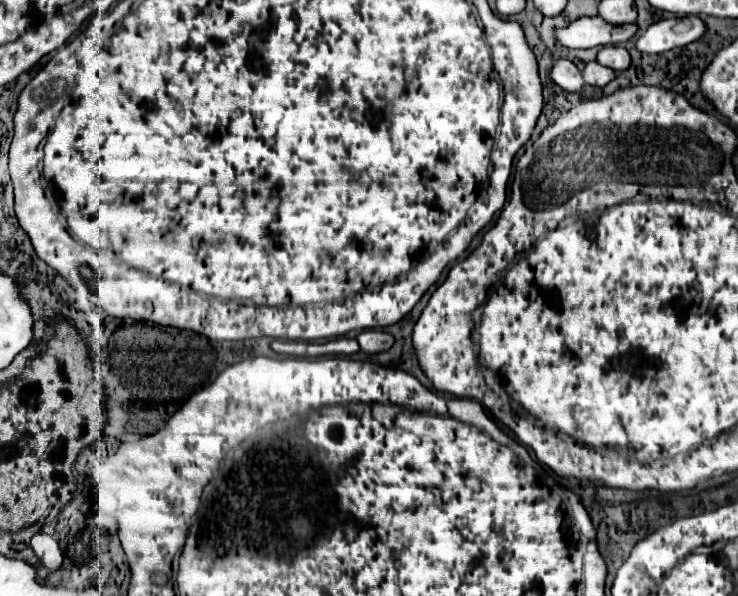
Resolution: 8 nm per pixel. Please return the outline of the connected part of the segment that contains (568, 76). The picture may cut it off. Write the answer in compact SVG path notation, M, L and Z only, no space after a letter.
M564 58L554 60L552 70L550 70L550 78L554 80L554 84L558 84L562 90L568 90L568 92L580 90L584 86L578 66L570 60L564 60Z

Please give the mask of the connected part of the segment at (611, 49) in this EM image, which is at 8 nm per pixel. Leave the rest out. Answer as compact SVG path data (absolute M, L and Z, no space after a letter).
M604 46L604 48L598 52L596 60L598 60L602 66L608 66L608 68L612 68L612 70L616 70L616 72L626 70L626 68L630 66L630 54L628 54L628 50L622 48L622 46Z

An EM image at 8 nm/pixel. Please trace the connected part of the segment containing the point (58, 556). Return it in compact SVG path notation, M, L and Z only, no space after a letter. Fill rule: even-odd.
M34 534L30 542L36 558L42 562L42 566L50 572L58 570L62 566L62 552L58 548L58 542L48 534Z

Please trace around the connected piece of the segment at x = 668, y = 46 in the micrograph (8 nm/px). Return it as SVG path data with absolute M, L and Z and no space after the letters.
M698 16L660 20L650 24L648 30L638 38L636 50L642 54L662 54L698 40L704 32L706 26Z

